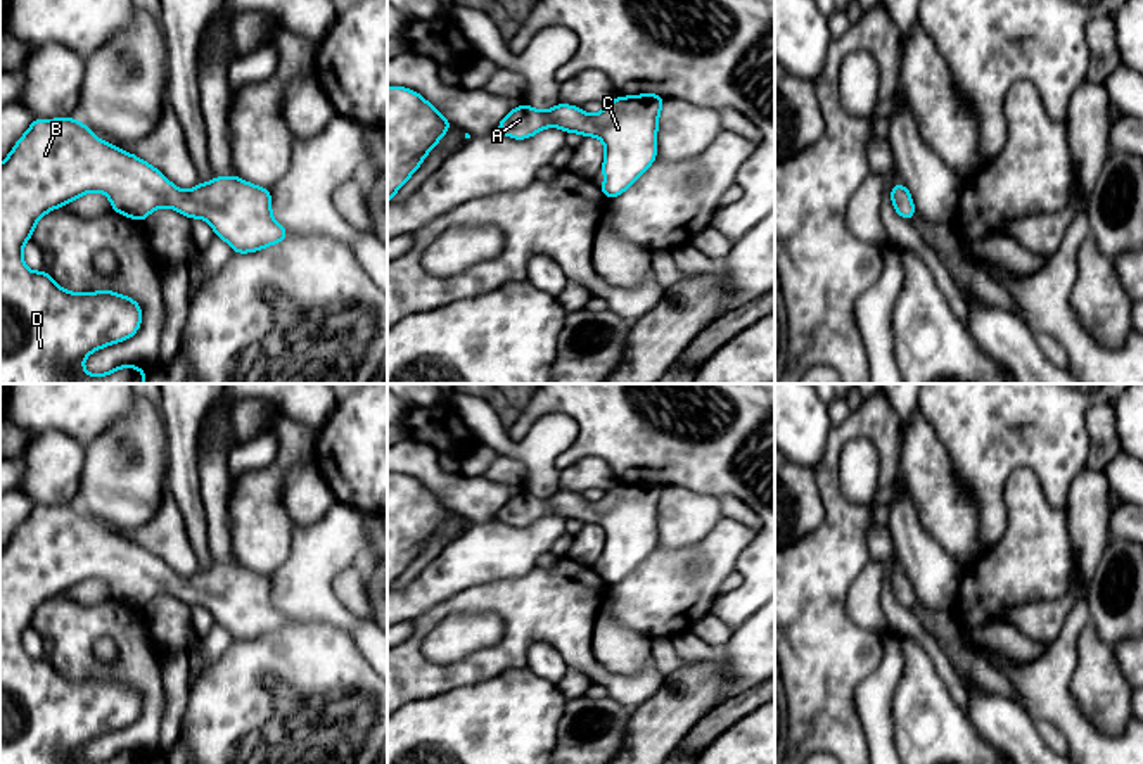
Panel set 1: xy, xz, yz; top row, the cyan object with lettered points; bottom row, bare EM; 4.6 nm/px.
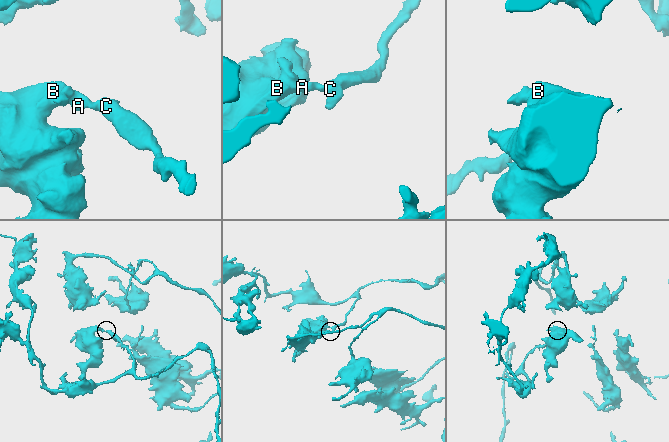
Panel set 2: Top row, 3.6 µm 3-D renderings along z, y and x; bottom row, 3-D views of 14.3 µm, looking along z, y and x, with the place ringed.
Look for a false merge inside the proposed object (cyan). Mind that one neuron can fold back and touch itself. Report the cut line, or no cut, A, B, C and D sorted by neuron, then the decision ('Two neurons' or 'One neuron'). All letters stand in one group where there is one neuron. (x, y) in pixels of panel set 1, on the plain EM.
No split. Groups: A B C D. One neuron

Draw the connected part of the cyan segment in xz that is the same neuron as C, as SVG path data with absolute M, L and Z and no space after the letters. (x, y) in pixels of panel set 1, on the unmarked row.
M657 481L619 482L591 503L562 489L548 498L520 491L498 510L496 520L526 527L555 513L565 520L598 524L605 532L600 558L609 567L598 576L609 588L626 579L657 546L657 513L664 487Z

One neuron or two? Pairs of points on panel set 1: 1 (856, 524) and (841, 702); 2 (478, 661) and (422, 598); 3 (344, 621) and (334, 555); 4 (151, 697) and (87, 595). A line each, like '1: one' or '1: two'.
1: one
2: two
3: one
4: two

